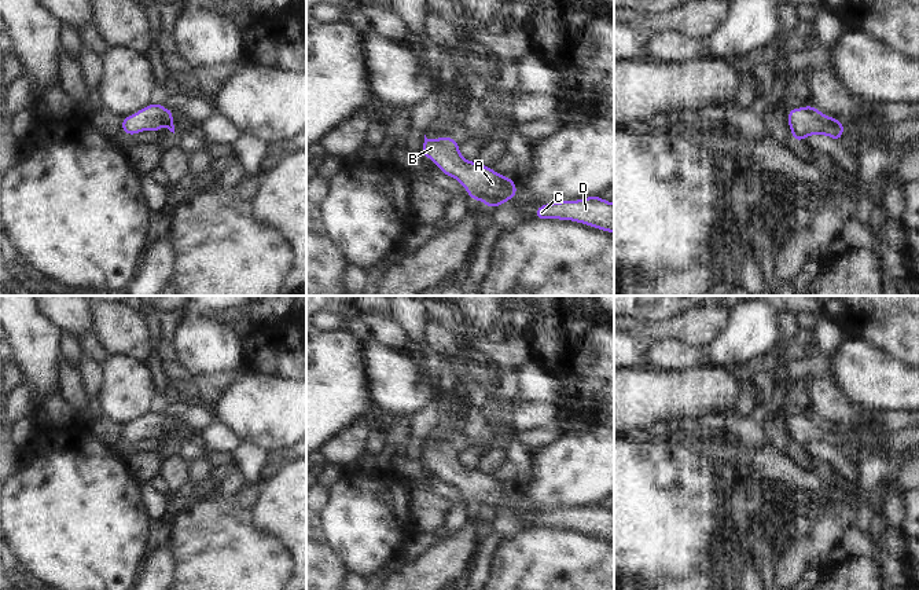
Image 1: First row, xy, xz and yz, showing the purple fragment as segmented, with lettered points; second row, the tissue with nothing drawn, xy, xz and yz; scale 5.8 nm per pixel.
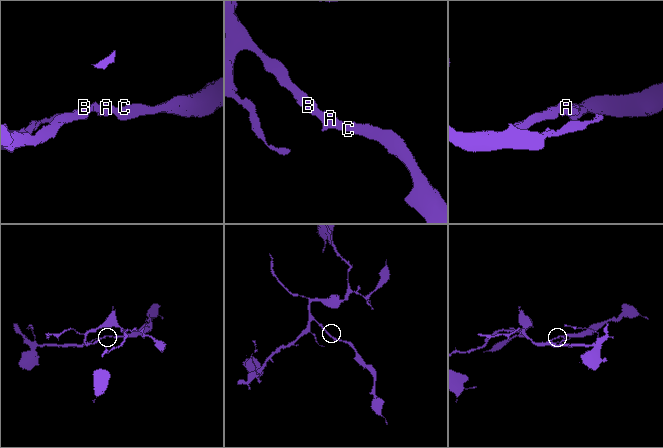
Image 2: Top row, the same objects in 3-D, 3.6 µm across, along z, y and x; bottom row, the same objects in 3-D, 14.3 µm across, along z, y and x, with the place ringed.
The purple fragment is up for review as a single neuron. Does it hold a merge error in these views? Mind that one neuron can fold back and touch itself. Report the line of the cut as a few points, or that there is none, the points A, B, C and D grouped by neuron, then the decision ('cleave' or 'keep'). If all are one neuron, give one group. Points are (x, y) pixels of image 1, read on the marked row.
no cut | A B C D | keep

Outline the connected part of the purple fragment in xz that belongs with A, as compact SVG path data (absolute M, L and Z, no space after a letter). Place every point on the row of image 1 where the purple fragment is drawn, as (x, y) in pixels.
M424 135L423 155L427 155L446 176L456 177L467 188L470 199L479 199L489 209L512 199L517 194L514 179L496 173L492 168L468 162L459 153L459 143L451 136L427 139Z

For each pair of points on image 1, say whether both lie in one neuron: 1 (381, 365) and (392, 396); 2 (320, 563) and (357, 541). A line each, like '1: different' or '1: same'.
1: same
2: different

